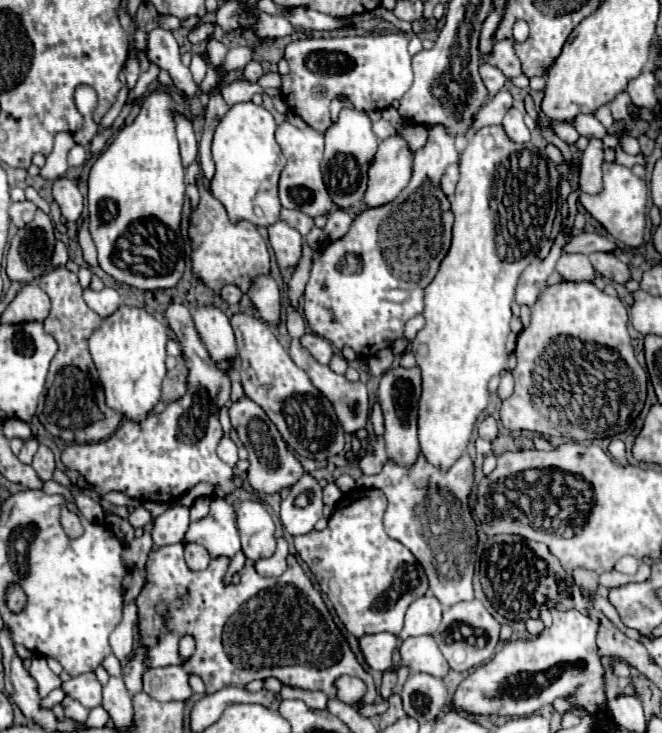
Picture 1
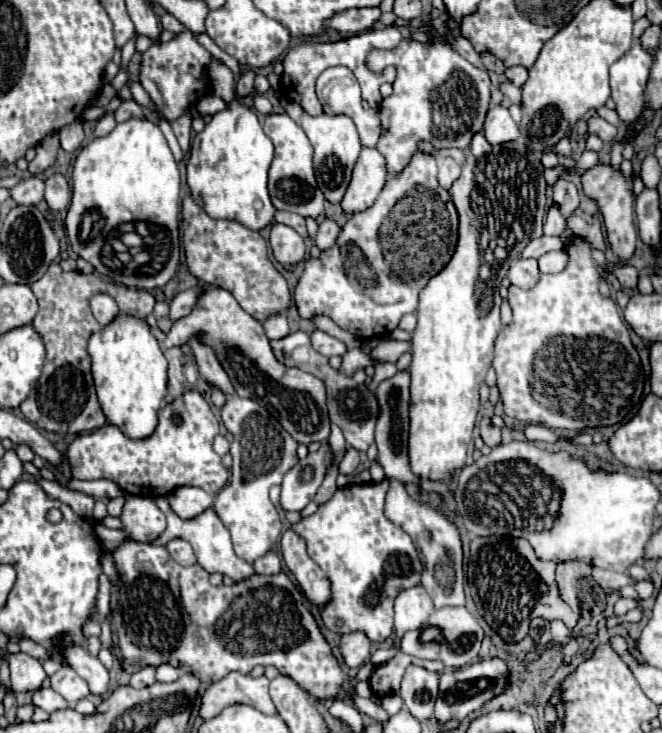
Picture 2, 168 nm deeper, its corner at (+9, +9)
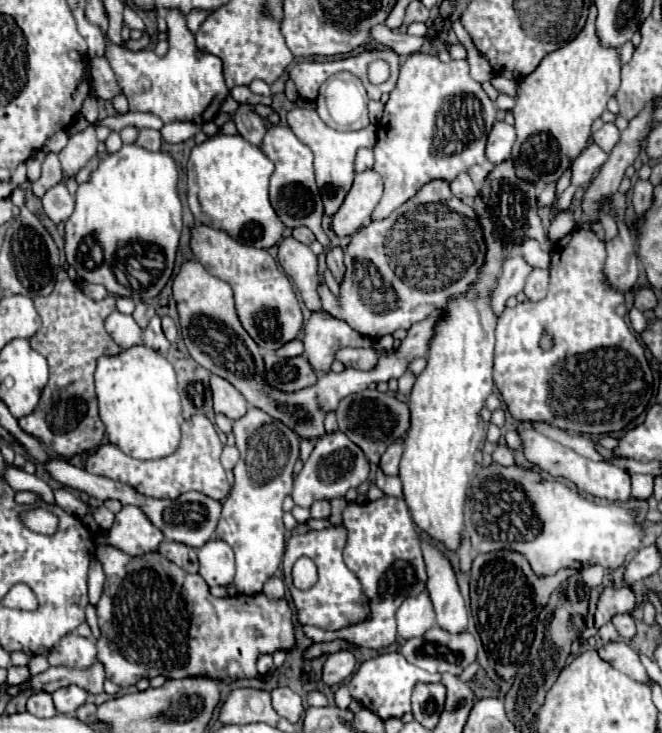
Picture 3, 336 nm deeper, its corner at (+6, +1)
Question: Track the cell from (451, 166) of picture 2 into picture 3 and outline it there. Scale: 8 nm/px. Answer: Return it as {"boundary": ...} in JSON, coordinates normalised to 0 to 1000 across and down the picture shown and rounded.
{"boundary":[[[693,236],[693,239],[678,250],[678,255],[681,255],[681,263],[684,263],[687,269],[693,269],[693,271],[696,271],[699,277],[705,277],[705,280],[711,280],[715,271],[718,271],[718,266],[721,266],[721,258],[718,258],[718,252],[715,252],[715,247],[708,244],[705,236]]]}

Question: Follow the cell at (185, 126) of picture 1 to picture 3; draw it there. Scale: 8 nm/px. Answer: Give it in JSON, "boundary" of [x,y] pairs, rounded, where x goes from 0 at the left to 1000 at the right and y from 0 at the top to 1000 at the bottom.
{"boundary":[[[252,12],[249,29],[255,34],[255,70],[249,78],[231,70],[198,70],[174,59],[162,61],[159,78],[174,97],[180,116],[195,138],[195,151],[216,151],[237,157],[246,168],[292,165],[307,171],[331,154],[334,141],[346,130],[337,102],[337,83],[328,75],[304,70],[295,48],[282,37],[282,20],[270,12]]]}

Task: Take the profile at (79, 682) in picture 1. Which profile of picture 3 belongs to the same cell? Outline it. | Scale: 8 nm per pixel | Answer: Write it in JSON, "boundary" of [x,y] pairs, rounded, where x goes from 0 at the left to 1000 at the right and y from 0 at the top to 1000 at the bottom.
{"boundary":[[[104,935],[104,937],[95,937],[95,940],[83,943],[80,956],[83,956],[83,965],[86,965],[89,973],[113,970],[131,956],[131,943],[116,937],[116,935]]]}

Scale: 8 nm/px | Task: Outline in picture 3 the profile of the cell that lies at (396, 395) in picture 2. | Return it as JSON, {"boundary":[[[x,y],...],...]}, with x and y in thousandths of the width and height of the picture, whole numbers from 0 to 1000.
{"boundary":[[[597,599],[582,618],[576,621],[576,640],[582,648],[600,648],[603,645],[603,626],[609,618],[609,599]]]}

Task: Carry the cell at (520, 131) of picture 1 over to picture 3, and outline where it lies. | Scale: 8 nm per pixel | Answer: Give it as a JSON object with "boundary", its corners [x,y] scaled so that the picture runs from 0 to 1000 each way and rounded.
{"boundary":[[[751,165],[736,190],[736,217],[742,222],[757,222],[769,217],[775,195],[778,195],[778,176],[763,165]]]}

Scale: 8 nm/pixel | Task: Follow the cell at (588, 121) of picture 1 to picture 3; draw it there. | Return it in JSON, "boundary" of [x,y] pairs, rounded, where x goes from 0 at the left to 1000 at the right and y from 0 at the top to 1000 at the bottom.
{"boundary":[[[914,168],[902,181],[896,181],[896,192],[914,206],[914,209],[920,209],[929,198],[932,198],[932,192],[935,192],[935,176],[926,171],[926,168]]]}

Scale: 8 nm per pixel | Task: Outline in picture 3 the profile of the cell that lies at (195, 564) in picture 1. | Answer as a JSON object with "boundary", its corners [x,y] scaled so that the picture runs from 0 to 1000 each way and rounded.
{"boundary":[[[246,738],[237,749],[246,760],[258,763],[264,771],[279,776],[282,782],[298,782],[301,768],[298,768],[298,752],[285,744],[267,741],[267,738]]]}

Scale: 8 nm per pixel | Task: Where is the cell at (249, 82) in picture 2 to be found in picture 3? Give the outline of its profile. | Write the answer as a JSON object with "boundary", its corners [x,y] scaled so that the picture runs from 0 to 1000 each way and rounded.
{"boundary":[[[364,141],[361,149],[355,151],[352,162],[358,168],[361,184],[367,184],[376,195],[394,198],[394,190],[400,184],[400,168],[397,168],[394,157],[388,157],[388,151],[379,141]]]}

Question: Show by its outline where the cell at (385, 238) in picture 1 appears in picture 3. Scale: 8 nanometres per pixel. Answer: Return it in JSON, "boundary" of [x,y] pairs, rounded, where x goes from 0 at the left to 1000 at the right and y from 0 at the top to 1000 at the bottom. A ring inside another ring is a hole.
{"boundary":[[[654,244],[642,250],[630,261],[630,266],[624,266],[615,277],[600,282],[588,296],[560,299],[551,310],[545,310],[536,321],[530,321],[530,332],[521,340],[521,372],[512,386],[512,402],[503,402],[488,381],[479,389],[479,400],[485,405],[491,427],[527,441],[527,446],[533,446],[539,454],[557,462],[569,462],[600,449],[618,449],[624,441],[633,441],[645,435],[654,424],[666,422],[675,405],[705,397],[705,392],[724,378],[730,348],[733,348],[733,337],[724,321],[724,304],[721,304],[718,288],[708,280],[702,280],[696,271],[681,266],[675,247]],[[630,329],[633,329],[633,337],[630,340],[627,334],[621,337],[621,332],[630,332]],[[573,351],[582,351],[582,353],[573,353]],[[576,359],[585,359],[588,367],[597,372],[597,378],[615,394],[591,392],[591,386],[585,386],[582,381],[585,375],[579,372]],[[597,394],[609,394],[609,402],[603,405]]]}

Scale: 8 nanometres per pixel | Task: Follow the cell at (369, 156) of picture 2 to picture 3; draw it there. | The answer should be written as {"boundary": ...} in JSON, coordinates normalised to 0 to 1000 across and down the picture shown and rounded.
{"boundary":[[[554,231],[536,239],[533,255],[524,263],[518,280],[503,293],[503,315],[512,323],[533,321],[557,299],[579,266],[579,241],[566,231]]]}

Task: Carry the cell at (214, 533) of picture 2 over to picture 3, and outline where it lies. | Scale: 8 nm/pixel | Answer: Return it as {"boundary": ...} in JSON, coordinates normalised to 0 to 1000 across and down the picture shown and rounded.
{"boundary":[[[316,735],[298,749],[301,782],[316,801],[343,798],[355,787],[355,763],[349,746],[334,735]]]}

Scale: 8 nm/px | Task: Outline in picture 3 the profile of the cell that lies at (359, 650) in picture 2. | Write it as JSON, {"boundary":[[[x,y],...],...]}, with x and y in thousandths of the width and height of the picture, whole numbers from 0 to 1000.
{"boundary":[[[515,885],[497,894],[491,910],[488,910],[488,929],[494,935],[506,935],[530,924],[539,913],[539,899],[527,885]]]}

